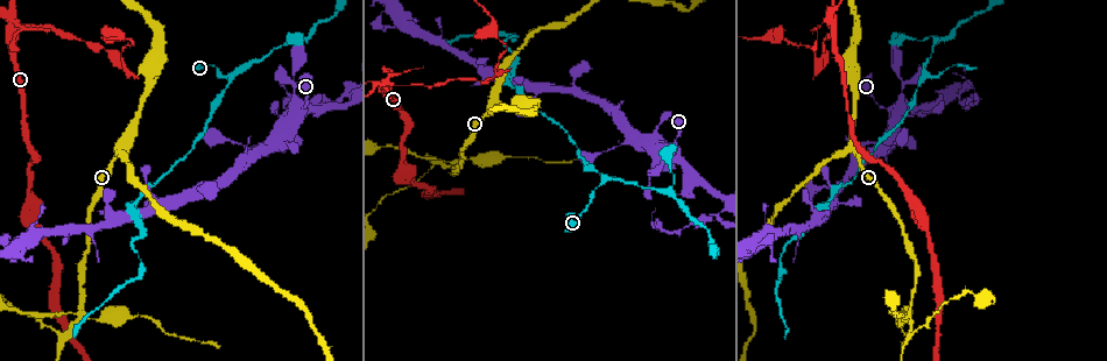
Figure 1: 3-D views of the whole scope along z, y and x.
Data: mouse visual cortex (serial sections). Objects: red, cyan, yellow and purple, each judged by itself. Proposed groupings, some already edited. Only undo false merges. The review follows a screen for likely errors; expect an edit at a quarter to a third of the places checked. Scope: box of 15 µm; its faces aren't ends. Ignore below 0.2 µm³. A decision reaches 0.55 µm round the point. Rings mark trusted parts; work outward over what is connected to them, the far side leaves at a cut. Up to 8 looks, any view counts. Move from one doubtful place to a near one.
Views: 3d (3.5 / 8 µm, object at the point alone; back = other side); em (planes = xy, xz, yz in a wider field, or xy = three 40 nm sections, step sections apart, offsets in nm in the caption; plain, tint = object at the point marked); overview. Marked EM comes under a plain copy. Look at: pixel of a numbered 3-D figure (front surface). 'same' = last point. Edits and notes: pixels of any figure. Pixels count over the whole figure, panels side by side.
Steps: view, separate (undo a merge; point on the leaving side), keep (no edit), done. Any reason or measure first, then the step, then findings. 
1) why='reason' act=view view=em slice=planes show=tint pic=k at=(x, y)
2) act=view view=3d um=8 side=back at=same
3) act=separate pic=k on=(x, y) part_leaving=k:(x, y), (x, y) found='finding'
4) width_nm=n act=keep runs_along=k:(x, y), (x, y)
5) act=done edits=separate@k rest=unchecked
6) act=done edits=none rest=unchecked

why='a narrow waist' act=view view=3d um=3.5 pic=1 at=(717, 213)

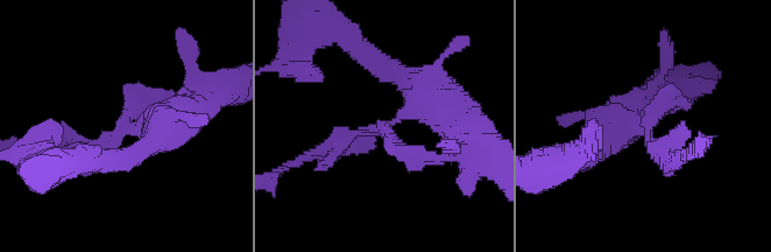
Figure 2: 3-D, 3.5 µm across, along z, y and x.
why='shape alone is not enough' act=view view=em slice=xy step=3 show=tint pic=2 at=(386, 126)

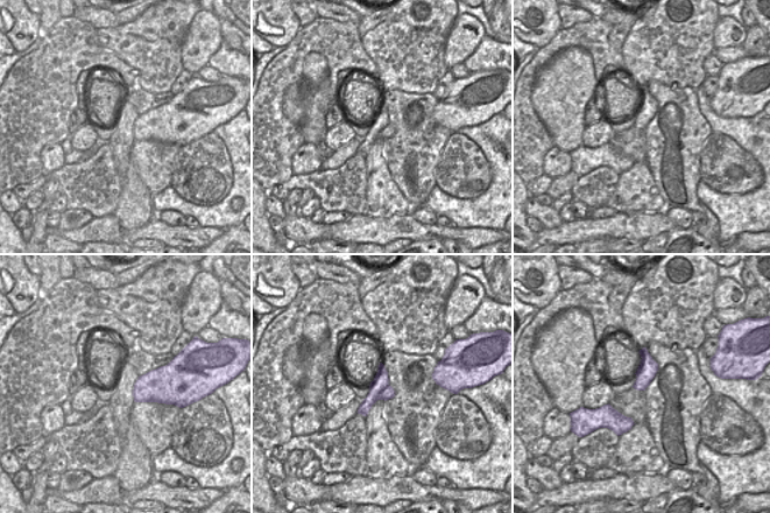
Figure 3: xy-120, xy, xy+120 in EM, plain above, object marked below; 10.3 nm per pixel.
act=separate pic=2 on=(140, 88) part_leaving=2:(391, 123), (341, 134), (295, 163) found='two cells meet here'

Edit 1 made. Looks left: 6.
act=view view=overview

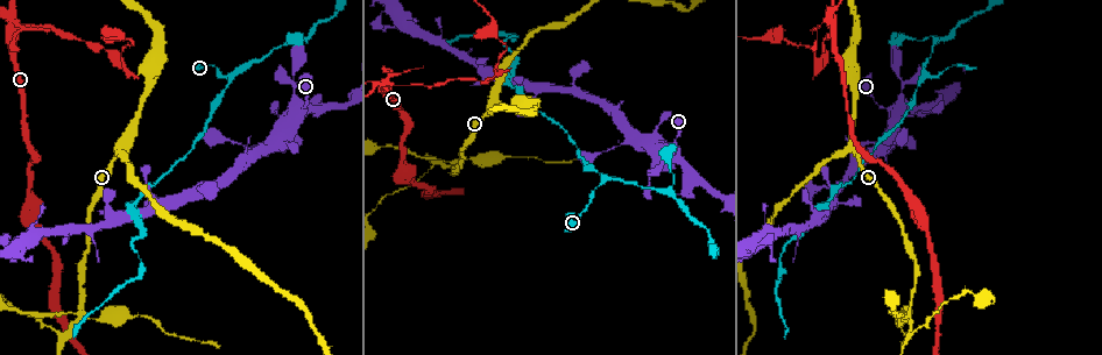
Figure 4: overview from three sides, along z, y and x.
why='a fork' act=view view=em slice=xy step=1 show=tint pic=4 at=(232, 77)

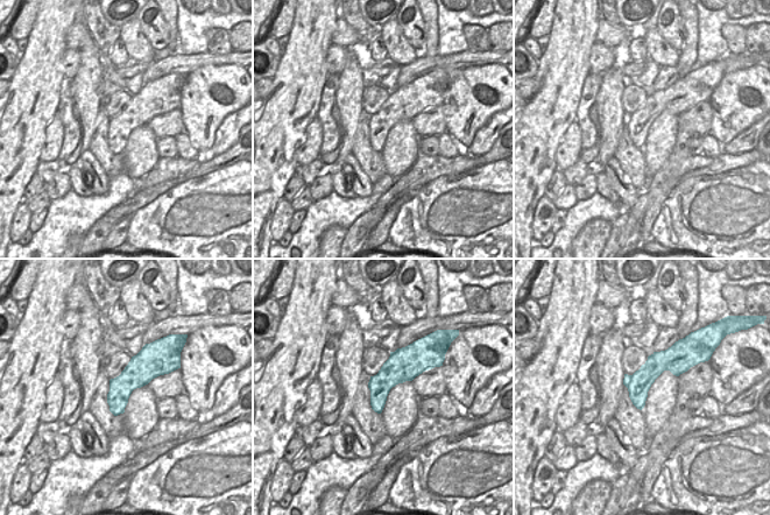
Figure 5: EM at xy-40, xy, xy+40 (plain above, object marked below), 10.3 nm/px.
why='see where the arms go' act=view view=3d um=3.5 at=same

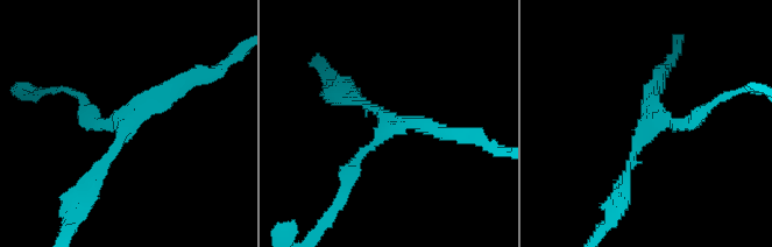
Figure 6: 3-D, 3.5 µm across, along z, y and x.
act=keep runs_along=5:(675, 350), (640, 383), (640, 406) found='all the same cell'

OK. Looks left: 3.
why='two arms at a narrow angle' act=view view=3d um=3.5 pic=4 at=(9, 19)

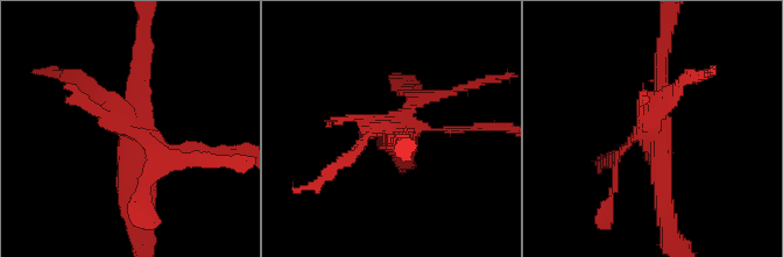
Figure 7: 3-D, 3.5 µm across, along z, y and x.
act=view view=em slice=xy step=3 show=tint pic=7 at=(659, 132)

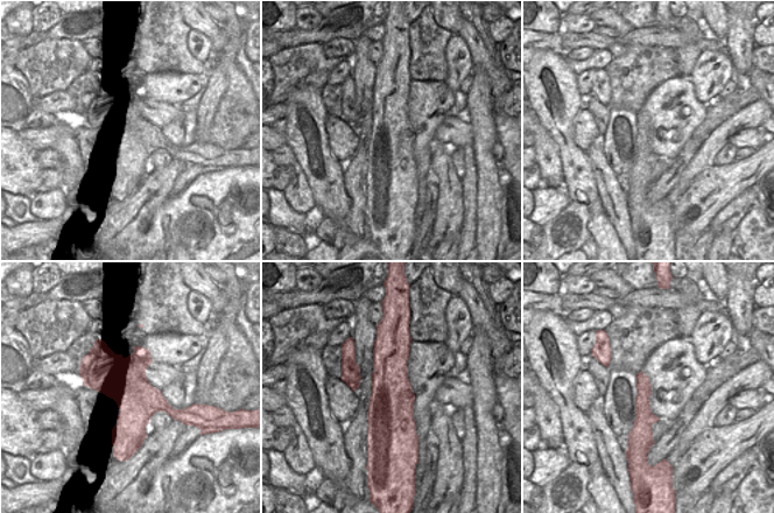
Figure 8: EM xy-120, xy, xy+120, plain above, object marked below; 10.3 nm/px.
act=separate pic=7 on=(164, 171) part_leaving=7:(153, 138), (199, 157), (242, 150) found='two cells meet here'

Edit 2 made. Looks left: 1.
act=done edits=separate@2,separate@7 rest=unchecked

